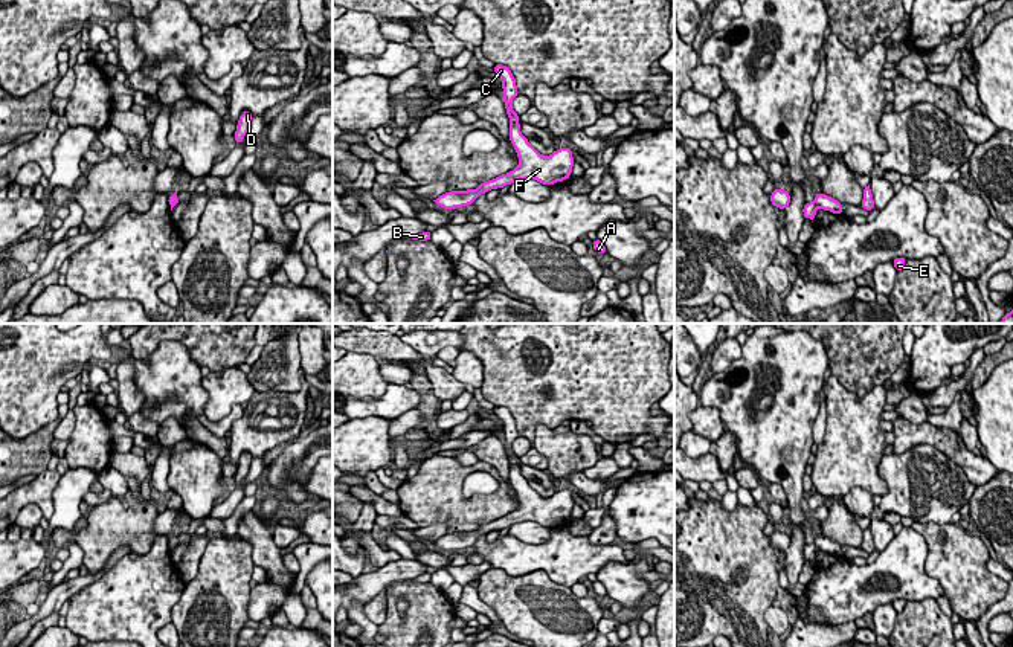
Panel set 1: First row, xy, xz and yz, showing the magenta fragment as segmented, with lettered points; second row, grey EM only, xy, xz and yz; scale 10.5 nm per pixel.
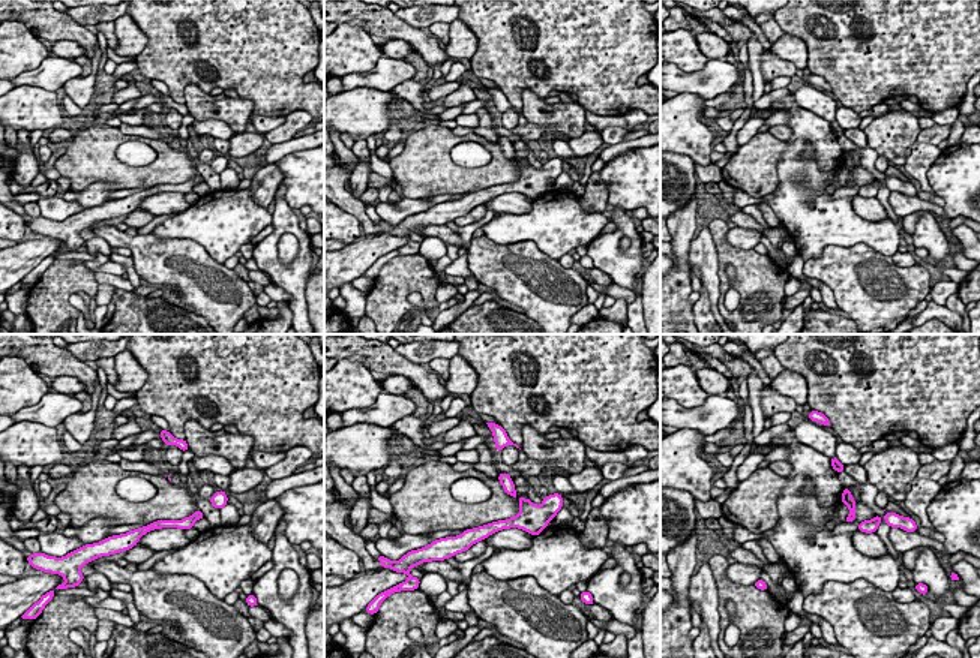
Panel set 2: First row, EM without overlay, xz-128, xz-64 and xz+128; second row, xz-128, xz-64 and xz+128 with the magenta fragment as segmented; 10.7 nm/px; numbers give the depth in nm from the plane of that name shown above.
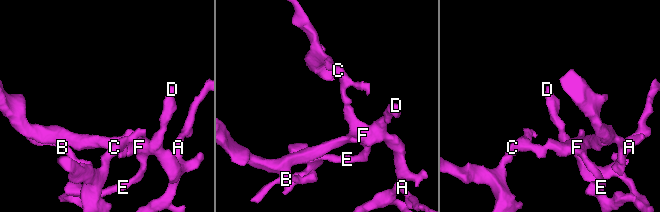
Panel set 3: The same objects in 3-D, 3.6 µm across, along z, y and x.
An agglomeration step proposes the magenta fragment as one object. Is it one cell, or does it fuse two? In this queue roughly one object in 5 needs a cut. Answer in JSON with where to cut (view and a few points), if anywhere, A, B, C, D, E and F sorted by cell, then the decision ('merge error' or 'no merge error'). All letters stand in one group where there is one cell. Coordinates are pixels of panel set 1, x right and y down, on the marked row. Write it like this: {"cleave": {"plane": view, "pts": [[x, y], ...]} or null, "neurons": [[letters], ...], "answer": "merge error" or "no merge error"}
{"cleave": {"plane": "xz", "pts": [[517, 121], [511, 124]]}, "neurons": [["A", "B", "D", "E", "F"], ["C"]], "answer": "merge error"}

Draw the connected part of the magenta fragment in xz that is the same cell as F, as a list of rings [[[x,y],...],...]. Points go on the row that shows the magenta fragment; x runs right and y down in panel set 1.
[[[519,122],[510,125],[510,142],[520,162],[517,168],[493,180],[479,183],[478,189],[465,189],[464,192],[456,189],[439,195],[433,201],[444,209],[455,209],[473,204],[481,194],[487,194],[494,188],[500,189],[513,182],[532,179],[551,186],[571,177],[575,163],[571,148],[560,148],[551,156],[542,156],[522,134]]]

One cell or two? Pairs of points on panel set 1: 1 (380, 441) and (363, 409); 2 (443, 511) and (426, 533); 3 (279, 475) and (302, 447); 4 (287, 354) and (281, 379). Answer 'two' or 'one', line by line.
1: two
2: two
3: one
4: one

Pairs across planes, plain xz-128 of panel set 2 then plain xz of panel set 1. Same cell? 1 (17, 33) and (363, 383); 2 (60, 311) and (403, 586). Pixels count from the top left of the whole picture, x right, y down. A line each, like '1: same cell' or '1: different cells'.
1: same cell
2: same cell

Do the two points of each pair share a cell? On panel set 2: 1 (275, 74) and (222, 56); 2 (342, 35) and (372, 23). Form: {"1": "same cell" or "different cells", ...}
{"1": "same cell", "2": "different cells"}

